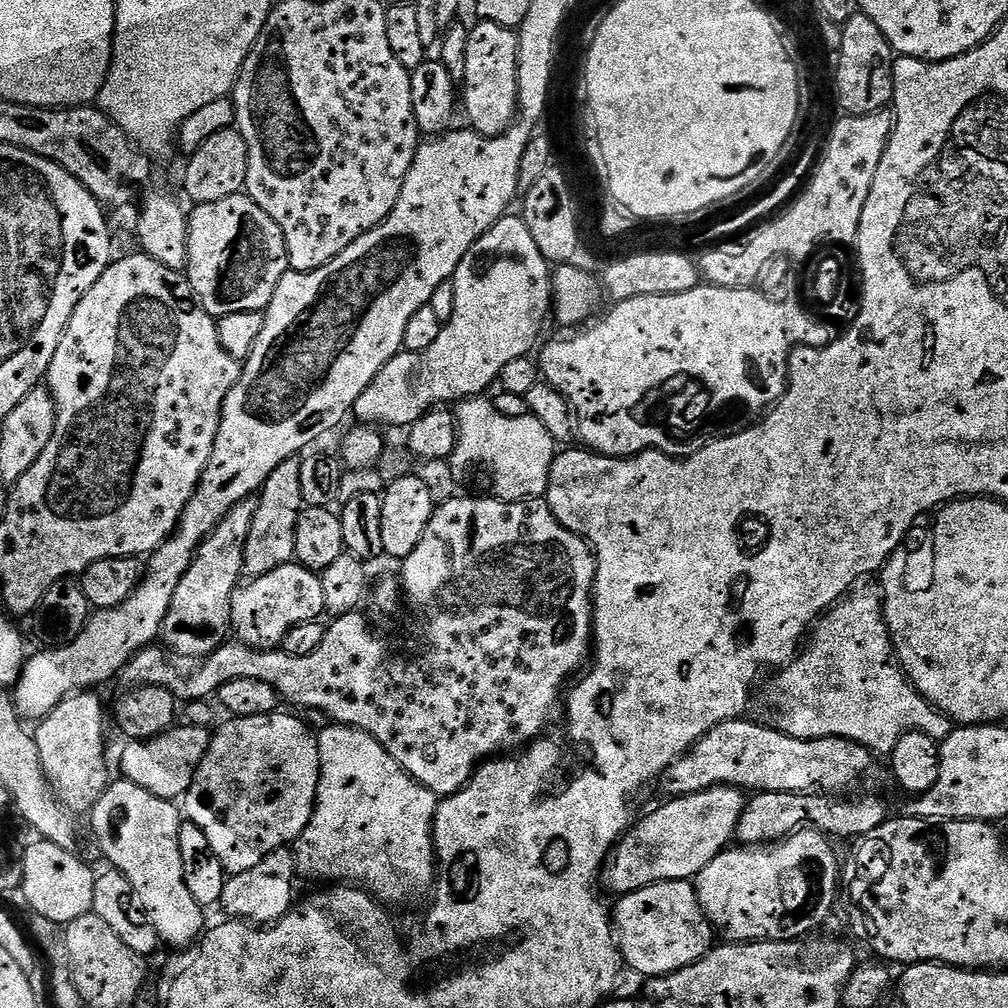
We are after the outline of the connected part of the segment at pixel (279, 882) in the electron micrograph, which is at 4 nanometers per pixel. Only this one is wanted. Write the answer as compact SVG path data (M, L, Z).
M291 847L279 848L266 854L258 866L225 879L219 907L225 908L231 919L243 920L253 926L275 924L292 911L292 883L297 883L297 880L295 851Z

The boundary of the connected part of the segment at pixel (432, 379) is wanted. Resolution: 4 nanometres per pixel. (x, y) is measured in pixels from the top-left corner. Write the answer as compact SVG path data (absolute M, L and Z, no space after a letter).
M515 214L504 216L466 252L466 256L459 263L452 279L455 286L454 313L441 327L437 341L425 351L402 350L391 359L355 402L353 417L356 416L359 423L368 426L380 422L408 428L428 411L487 393L486 390L497 383L507 363L529 355L537 347L536 342L544 320L551 311L551 273L551 267L535 245L523 217Z

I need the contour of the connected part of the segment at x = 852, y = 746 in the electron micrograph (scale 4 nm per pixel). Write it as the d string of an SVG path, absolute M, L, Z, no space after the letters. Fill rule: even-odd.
M741 718L739 720L731 720L730 722L722 722L705 734L697 744L689 750L687 756L681 758L681 760L676 761L671 768L668 769L666 773L666 779L663 781L664 788L673 797L678 796L689 796L695 792L701 792L702 790L710 790L711 788L719 788L721 786L727 786L730 788L739 788L741 790L749 790L753 793L757 792L807 792L809 794L815 793L819 790L824 794L844 794L847 788L852 788L868 771L872 768L872 760L874 760L874 754L866 746L862 746L858 742L853 740L847 740L846 738L838 738L837 736L831 736L830 738L818 738L817 740L799 740L793 736L788 736L785 732L780 731L779 728L775 726L769 726L767 728L764 724L755 724L754 721L748 720L749 718Z

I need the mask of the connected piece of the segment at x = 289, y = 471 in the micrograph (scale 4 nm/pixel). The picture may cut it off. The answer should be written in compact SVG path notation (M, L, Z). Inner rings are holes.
M293 458L282 462L282 466L278 466L278 470L270 474L270 478L266 478L258 493L254 522L250 526L250 538L246 538L245 577L255 578L262 574L270 574L270 570L278 570L278 566L293 563L296 554L294 534L298 518L305 507L300 460Z

